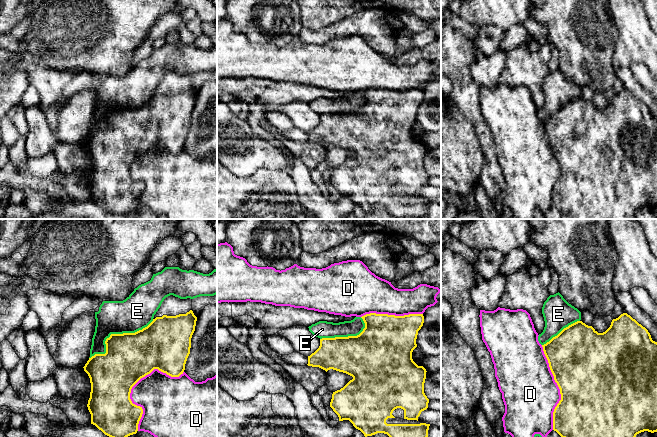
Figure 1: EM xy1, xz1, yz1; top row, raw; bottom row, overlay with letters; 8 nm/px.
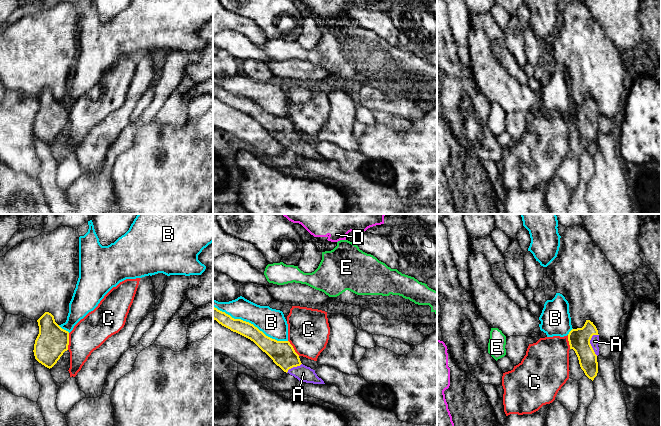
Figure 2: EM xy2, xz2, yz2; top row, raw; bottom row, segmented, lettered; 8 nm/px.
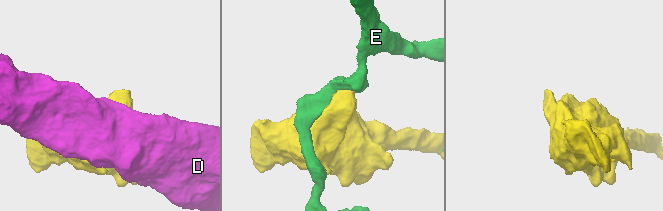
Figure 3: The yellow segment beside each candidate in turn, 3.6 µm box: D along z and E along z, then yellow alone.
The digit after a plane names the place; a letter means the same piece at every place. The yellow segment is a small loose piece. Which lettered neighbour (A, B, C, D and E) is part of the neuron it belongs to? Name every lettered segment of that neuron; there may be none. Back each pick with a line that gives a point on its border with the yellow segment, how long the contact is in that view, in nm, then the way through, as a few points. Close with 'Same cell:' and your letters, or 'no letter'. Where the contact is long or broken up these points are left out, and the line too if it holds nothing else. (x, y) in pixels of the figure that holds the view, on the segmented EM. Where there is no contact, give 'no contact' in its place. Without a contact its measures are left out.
A: yz2 (590, 345) | 180 nm
Same cell: A

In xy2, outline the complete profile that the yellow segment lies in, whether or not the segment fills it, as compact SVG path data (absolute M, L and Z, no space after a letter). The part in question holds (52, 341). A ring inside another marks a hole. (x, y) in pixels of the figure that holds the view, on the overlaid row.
M45 312L37 322L39 334L34 344L34 356L39 363L50 369L68 350L69 332L62 329L49 312Z

